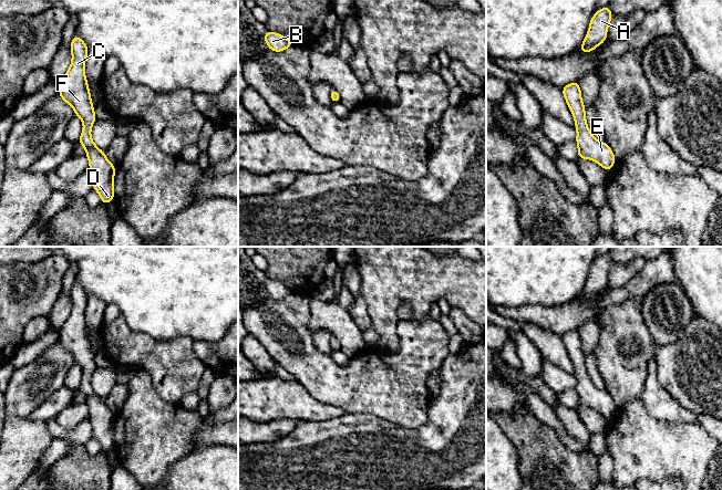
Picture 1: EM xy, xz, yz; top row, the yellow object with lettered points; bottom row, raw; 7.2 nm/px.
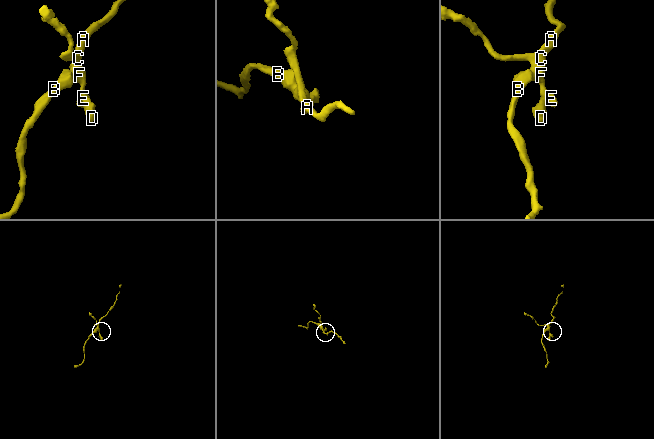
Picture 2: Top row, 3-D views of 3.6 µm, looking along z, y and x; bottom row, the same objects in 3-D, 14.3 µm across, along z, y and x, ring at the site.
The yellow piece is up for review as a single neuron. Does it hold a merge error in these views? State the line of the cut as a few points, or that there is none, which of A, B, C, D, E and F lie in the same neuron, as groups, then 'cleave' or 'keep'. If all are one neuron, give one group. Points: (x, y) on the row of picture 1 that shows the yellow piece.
no cut | A B C D E F | keep

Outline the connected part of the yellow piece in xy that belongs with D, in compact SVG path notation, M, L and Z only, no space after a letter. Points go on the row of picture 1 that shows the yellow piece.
M75 34L70 44L72 62L60 81L60 97L71 105L75 116L83 121L83 131L79 144L85 147L89 158L93 188L99 192L102 204L107 205L114 199L114 174L116 166L112 165L92 140L91 128L96 121L91 93L85 77L85 60L89 46Z

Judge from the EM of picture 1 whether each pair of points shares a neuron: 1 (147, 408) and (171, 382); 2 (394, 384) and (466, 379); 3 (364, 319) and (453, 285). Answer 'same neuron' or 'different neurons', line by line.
1: different neurons
2: different neurons
3: different neurons

